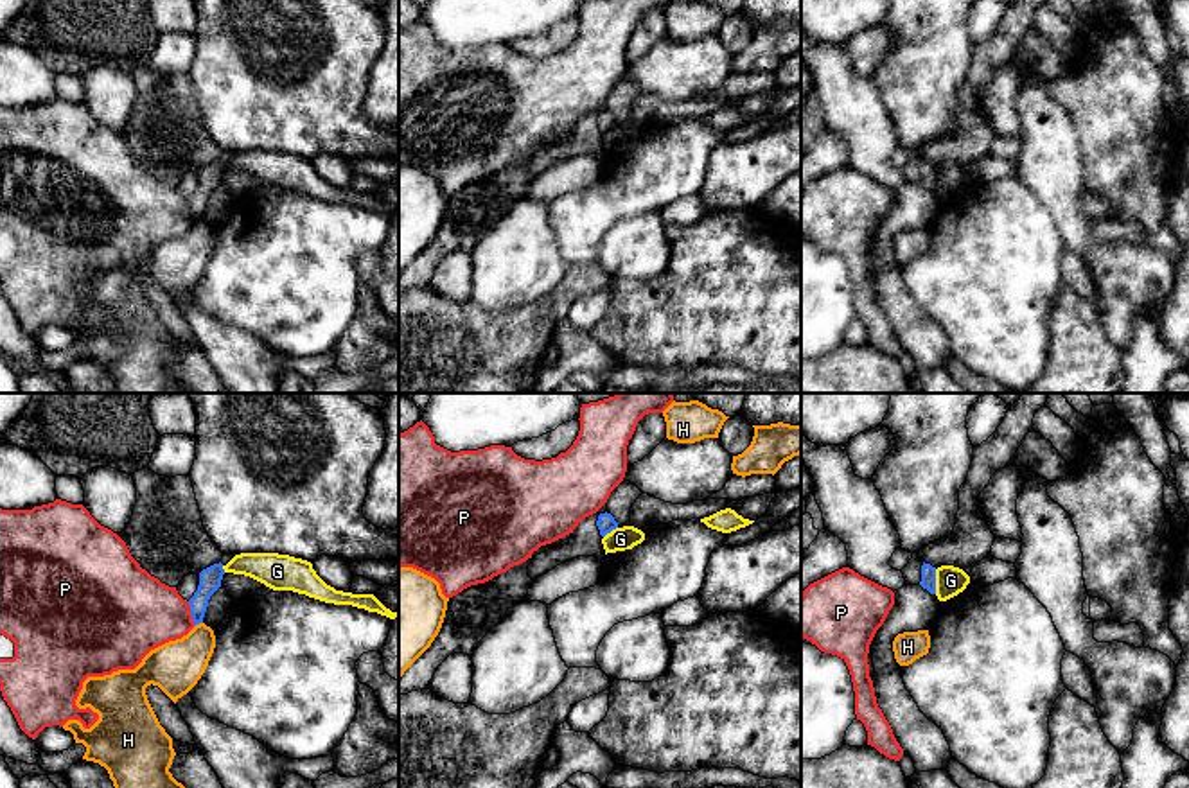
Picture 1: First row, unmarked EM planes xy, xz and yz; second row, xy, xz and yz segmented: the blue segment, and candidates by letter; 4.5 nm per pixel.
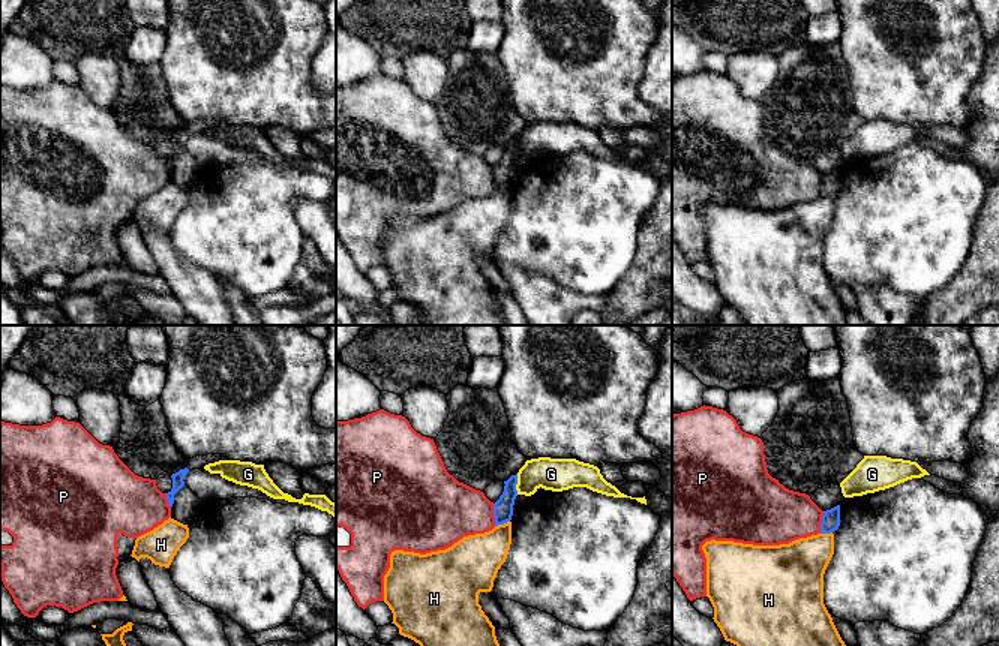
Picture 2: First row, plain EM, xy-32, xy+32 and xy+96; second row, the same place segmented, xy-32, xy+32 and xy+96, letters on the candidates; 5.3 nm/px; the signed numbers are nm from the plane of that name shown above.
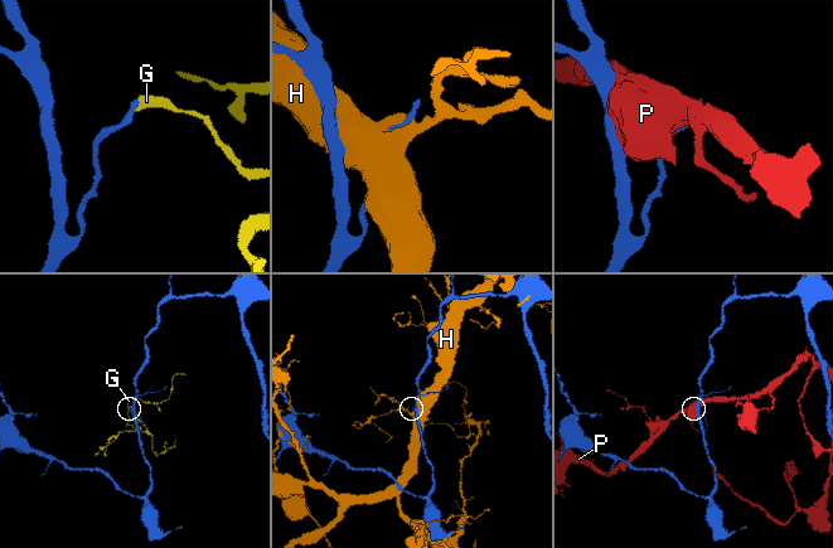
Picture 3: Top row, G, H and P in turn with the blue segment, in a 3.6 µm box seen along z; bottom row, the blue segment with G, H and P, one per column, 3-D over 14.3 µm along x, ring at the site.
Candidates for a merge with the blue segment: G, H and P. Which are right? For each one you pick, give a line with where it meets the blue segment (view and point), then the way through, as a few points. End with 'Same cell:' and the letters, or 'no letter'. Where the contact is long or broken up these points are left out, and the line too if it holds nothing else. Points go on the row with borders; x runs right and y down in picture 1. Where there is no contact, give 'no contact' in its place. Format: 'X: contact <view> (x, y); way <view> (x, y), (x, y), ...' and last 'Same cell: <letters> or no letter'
Same cell: no letter

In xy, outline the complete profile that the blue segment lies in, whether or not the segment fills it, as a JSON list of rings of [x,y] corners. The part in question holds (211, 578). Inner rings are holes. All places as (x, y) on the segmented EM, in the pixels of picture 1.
[[[214,564],[199,573],[199,585],[189,600],[194,626],[203,623],[210,596],[221,587],[225,569],[223,564]]]

